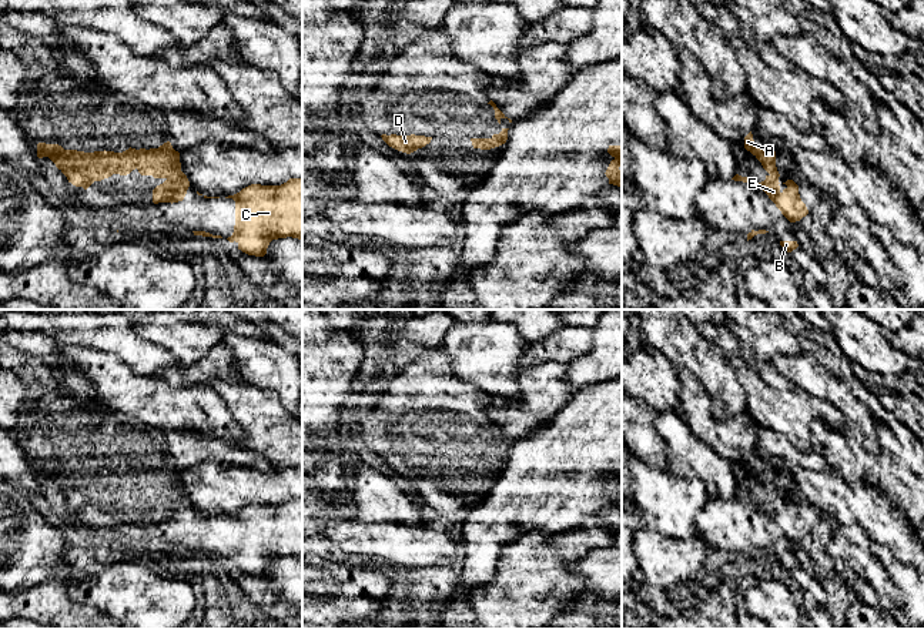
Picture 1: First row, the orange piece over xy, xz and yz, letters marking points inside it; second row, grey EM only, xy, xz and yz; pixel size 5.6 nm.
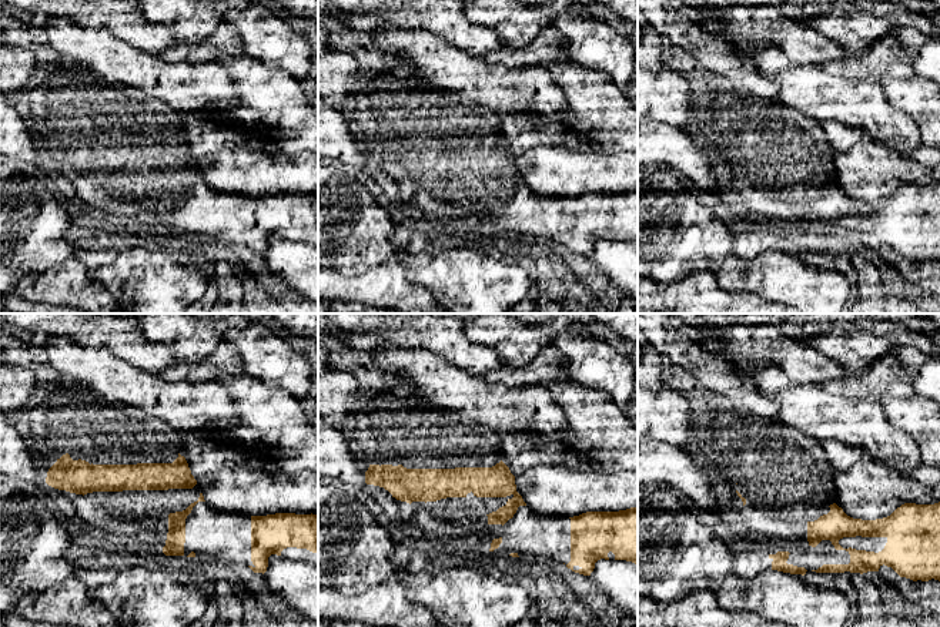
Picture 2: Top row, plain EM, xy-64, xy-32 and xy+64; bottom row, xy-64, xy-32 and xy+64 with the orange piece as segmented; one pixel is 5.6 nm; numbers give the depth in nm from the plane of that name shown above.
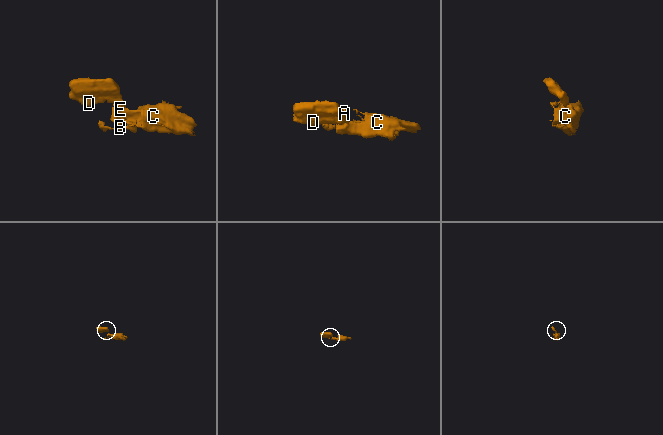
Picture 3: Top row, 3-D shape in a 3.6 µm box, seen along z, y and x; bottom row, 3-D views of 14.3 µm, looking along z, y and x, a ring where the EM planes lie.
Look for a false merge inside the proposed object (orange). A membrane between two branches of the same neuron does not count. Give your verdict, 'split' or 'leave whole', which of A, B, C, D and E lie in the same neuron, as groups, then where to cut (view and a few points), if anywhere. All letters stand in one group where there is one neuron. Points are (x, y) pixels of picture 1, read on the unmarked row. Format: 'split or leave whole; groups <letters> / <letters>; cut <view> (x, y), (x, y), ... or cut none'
leave whole; groups A B C D E; cut none

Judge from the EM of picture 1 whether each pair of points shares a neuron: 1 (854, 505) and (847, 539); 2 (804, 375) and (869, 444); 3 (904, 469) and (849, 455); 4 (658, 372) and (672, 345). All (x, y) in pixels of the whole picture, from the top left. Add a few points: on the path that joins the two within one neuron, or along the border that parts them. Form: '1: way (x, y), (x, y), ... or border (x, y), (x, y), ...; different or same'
1: border (840, 522), (856, 524), (871, 542); different
2: way (824, 384), (857, 415), (860, 424); same
3: way (890, 469), (863, 468); same
4: border (642, 343), (658, 350), (676, 370); different

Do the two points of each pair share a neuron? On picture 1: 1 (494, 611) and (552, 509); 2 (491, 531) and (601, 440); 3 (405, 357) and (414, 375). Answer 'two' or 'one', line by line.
1: two
2: one
3: two

